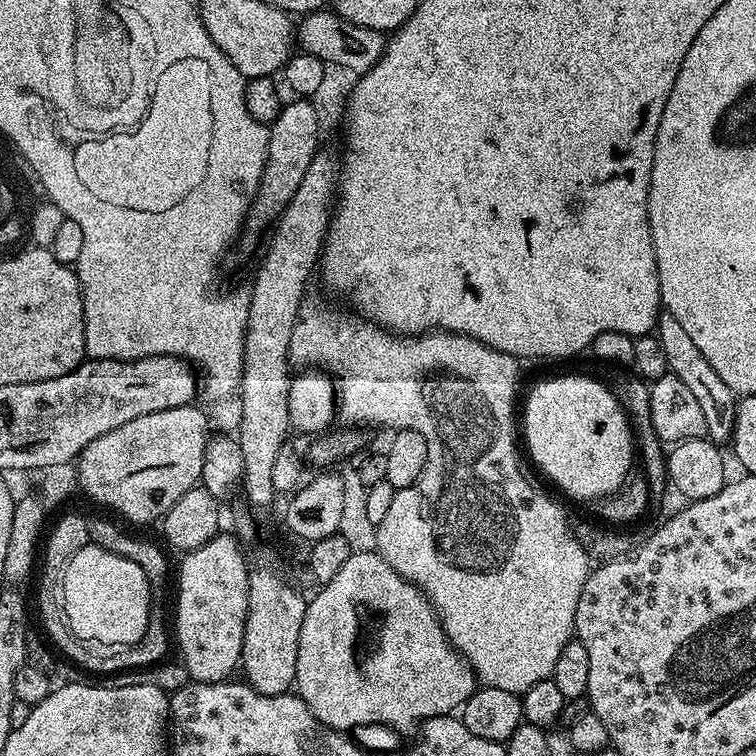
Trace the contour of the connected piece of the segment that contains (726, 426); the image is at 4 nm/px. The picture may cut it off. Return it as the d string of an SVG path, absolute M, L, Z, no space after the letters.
M661 311L659 318L656 319L654 334L662 342L669 373L676 376L678 382L686 382L687 388L693 392L694 399L698 401L698 407L702 409L702 415L706 417L707 439L717 446L727 445L734 434L737 393L732 392L730 386L722 382L722 378L718 378L714 366L706 362L702 350L698 350L697 344L690 339L690 334L686 334L685 328L678 323L678 318L674 318L674 314Z

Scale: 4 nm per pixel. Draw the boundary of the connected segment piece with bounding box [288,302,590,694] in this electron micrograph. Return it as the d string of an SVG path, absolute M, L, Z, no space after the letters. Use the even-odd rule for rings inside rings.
M305 302L300 306L300 319L296 326L296 333L290 338L290 350L288 351L289 365L295 366L300 370L323 370L325 373L331 375L336 385L336 399L338 401L338 416L339 419L344 419L343 422L348 426L369 426L368 424L377 424L380 428L388 428L387 430L399 430L405 428L406 430L418 430L418 434L422 434L426 438L426 454L428 461L424 467L426 473L426 480L432 483L432 488L436 491L436 504L424 504L420 508L420 520L416 520L413 524L392 524L393 522L385 522L376 529L376 549L380 553L380 557L388 563L398 574L402 574L402 578L406 578L411 584L416 585L421 592L424 593L425 598L431 602L433 608L436 609L436 615L440 617L440 624L444 628L444 633L448 636L449 642L468 660L472 665L477 681L483 687L498 687L501 690L508 690L517 694L523 694L530 690L530 686L534 686L538 682L549 679L554 670L554 662L558 662L558 654L562 654L562 646L566 646L566 642L573 639L574 629L576 626L576 611L578 610L578 598L582 594L582 586L586 582L588 573L590 571L590 561L587 554L582 550L582 546L576 541L573 529L568 528L568 520L564 517L564 512L551 500L548 496L543 496L540 492L535 492L532 489L530 481L524 477L524 472L520 469L520 464L516 461L516 436L518 440L518 420L512 415L517 415L518 400L516 404L516 383L520 380L520 364L521 361L517 357L494 350L490 346L486 346L482 342L478 342L473 336L464 336L460 332L441 332L433 330L423 336L405 336L401 338L399 335L393 334L387 328L381 328L377 325L376 321L367 318L357 318L355 315L343 316L340 312L335 312L332 308L327 308L324 304L311 304Z

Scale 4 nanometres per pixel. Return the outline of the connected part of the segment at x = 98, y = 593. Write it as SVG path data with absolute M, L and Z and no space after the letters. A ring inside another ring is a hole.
M89 542L82 550L78 550L78 554L74 554L74 558L70 558L70 566L66 566L62 603L68 629L80 642L93 640L96 644L112 644L108 646L131 646L138 643L148 629L148 621L153 615L152 592L148 589L148 583L150 577L142 570L142 566L138 566L138 562L130 562L130 558L110 554L110 550L102 550L97 544Z

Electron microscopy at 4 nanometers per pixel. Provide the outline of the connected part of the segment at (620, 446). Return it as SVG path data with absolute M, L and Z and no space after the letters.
M556 376L553 380L538 381L528 401L522 404L522 436L528 439L528 452L533 462L562 491L580 500L595 502L618 491L629 479L633 471L632 460L634 464L634 437L628 426L628 416L620 408L614 394L610 394L610 390L606 390L599 380L588 376Z

